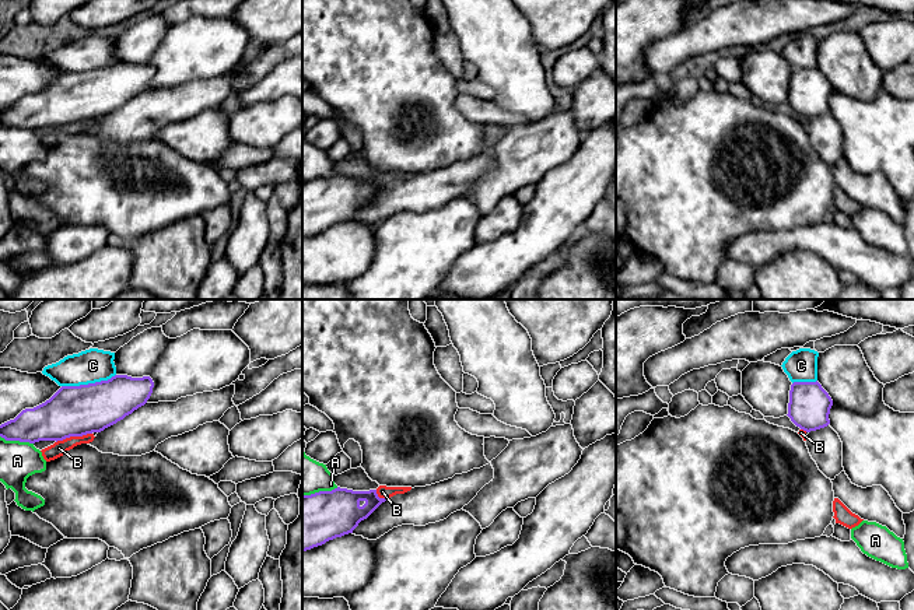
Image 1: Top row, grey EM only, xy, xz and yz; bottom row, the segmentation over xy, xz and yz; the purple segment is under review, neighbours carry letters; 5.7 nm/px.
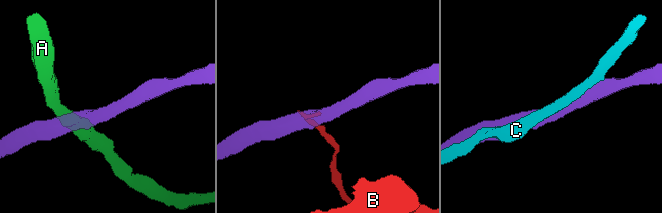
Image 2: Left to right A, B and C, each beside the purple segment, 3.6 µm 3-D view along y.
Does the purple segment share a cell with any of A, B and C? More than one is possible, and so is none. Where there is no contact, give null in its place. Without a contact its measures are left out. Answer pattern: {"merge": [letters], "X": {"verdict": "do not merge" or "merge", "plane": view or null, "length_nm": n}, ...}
{"merge": [], "A": {"verdict": "do not merge", "plane": "xy", "length_nm": 200}, "B": {"verdict": "do not merge", "plane": "xy", "length_nm": 220}, "C": {"verdict": "do not merge", "plane": "xy", "length_nm": 320}}

